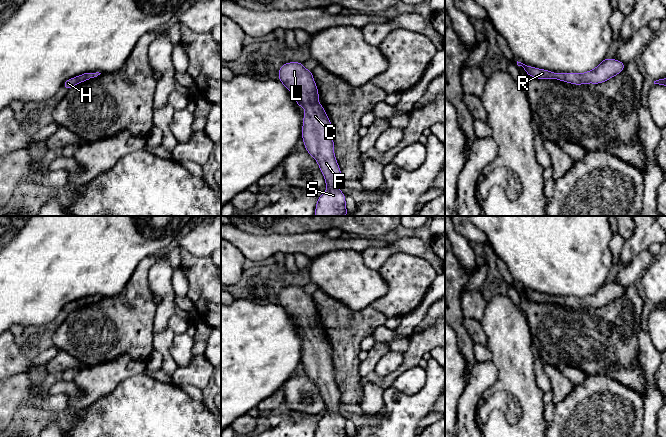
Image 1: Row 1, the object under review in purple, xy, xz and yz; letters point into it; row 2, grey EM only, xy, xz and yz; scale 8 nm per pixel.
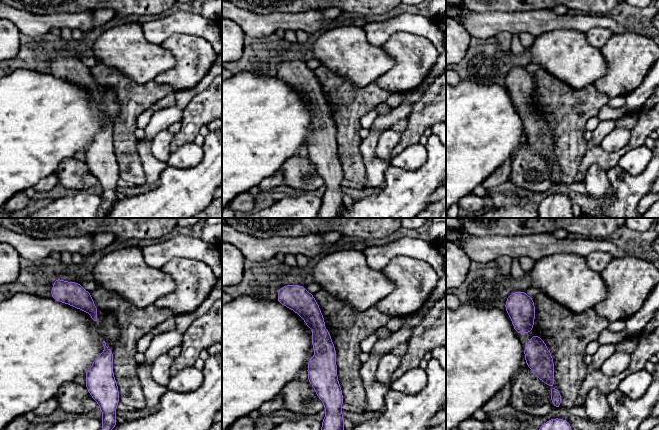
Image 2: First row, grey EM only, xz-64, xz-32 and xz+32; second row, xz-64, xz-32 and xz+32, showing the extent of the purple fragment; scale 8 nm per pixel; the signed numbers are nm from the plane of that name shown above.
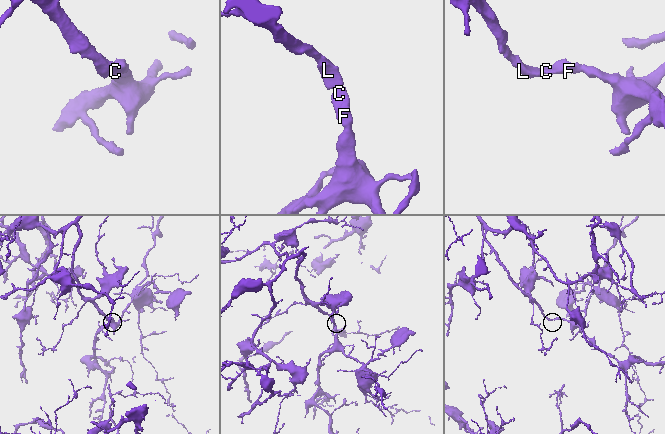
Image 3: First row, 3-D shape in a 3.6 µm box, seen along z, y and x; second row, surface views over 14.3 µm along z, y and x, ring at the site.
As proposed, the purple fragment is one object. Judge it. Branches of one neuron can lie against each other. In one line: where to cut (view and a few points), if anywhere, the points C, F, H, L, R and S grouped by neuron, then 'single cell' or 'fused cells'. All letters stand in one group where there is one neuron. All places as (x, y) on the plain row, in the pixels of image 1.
cut none; groups C F H L R S; single cell

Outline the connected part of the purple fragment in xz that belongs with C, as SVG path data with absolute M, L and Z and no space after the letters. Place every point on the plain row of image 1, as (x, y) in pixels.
M287 286L280 291L278 295L278 303L290 315L294 324L297 326L298 331L306 332L303 336L304 343L302 348L302 364L306 375L318 387L319 393L325 403L325 409L327 410L327 414L317 422L315 437L347 437L345 418L338 412L341 404L341 393L337 387L334 377L332 348L324 334L324 331L319 327L319 316L313 302L312 295L306 293L301 286Z

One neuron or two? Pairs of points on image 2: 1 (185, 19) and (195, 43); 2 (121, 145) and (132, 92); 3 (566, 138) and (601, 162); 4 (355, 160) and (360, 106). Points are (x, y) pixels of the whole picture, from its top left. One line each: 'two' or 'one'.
1: two
2: one
3: two
4: one

